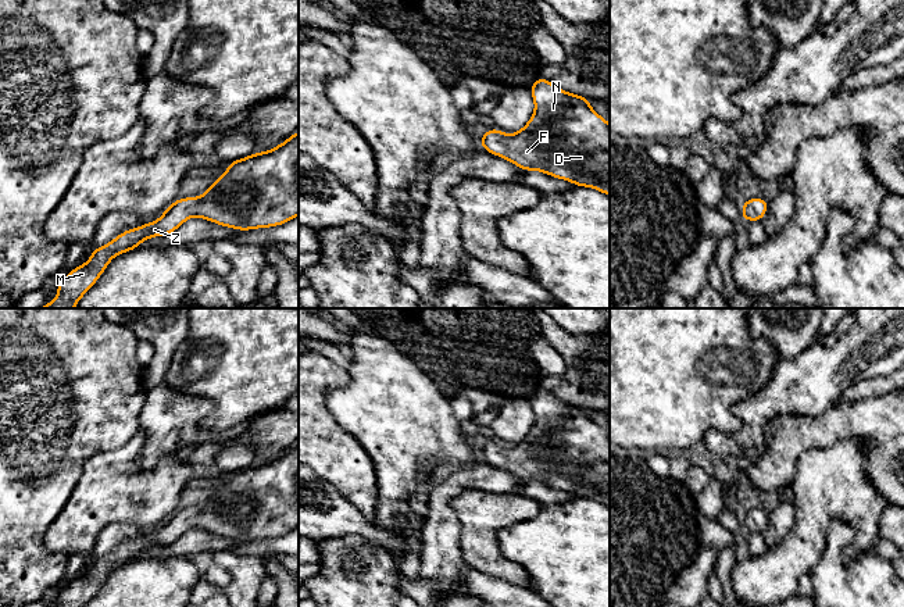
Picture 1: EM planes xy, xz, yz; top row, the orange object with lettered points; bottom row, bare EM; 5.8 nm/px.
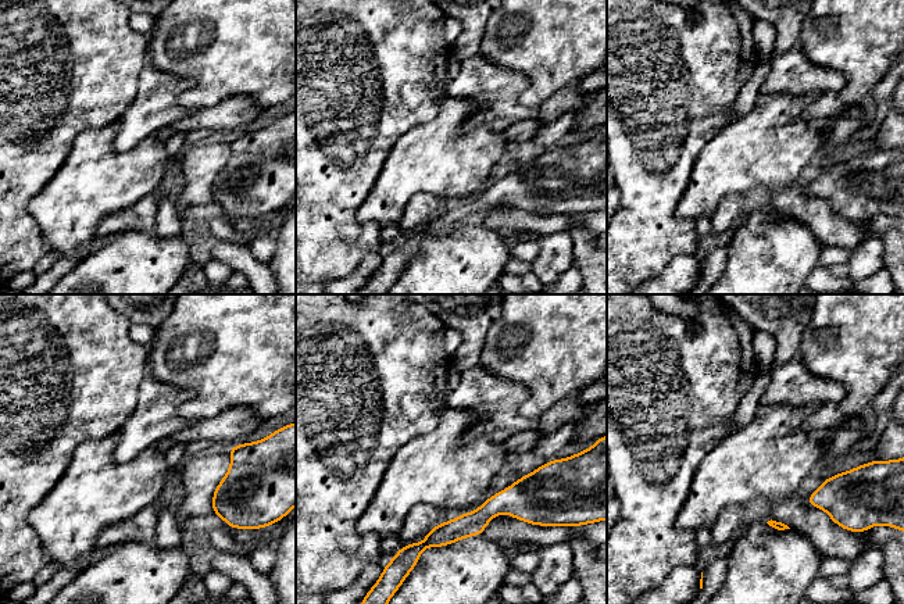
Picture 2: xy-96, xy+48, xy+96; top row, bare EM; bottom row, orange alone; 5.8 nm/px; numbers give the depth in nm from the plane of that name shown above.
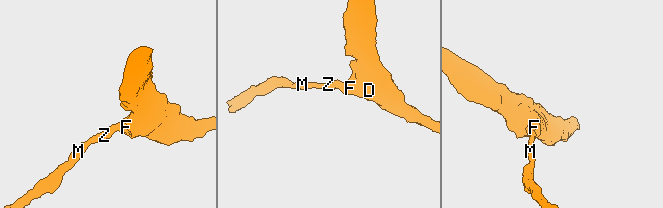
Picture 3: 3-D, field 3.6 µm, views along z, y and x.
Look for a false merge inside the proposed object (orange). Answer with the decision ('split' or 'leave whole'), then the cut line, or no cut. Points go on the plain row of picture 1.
leave whole; cut none

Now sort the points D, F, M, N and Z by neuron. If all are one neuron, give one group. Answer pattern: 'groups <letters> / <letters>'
groups D F M N Z

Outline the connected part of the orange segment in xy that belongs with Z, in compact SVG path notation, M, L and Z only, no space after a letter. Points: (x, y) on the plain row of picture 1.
M299 442L272 461L253 464L249 468L229 474L225 485L218 489L203 507L175 511L156 533L126 540L110 554L93 560L86 575L78 576L65 586L57 607L83 607L101 588L108 574L118 565L137 560L153 549L175 543L190 528L215 533L237 542L278 538L299 526Z

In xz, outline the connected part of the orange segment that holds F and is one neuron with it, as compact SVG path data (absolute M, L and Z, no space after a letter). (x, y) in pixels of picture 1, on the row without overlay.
M537 389L530 404L535 424L528 435L512 446L490 439L479 450L482 460L522 482L536 481L610 507L610 435L589 417L589 408L568 404L547 390Z

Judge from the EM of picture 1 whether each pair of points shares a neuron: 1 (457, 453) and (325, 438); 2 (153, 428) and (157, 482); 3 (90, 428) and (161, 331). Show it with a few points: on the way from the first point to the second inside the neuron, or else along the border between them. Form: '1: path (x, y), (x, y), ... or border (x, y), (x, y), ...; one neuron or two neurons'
1: border (335, 418), (361, 446), (375, 470); two neurons
2: border (143, 432), (139, 466), (149, 470); two neurons
3: border (115, 322), (128, 327), (139, 339); two neurons

